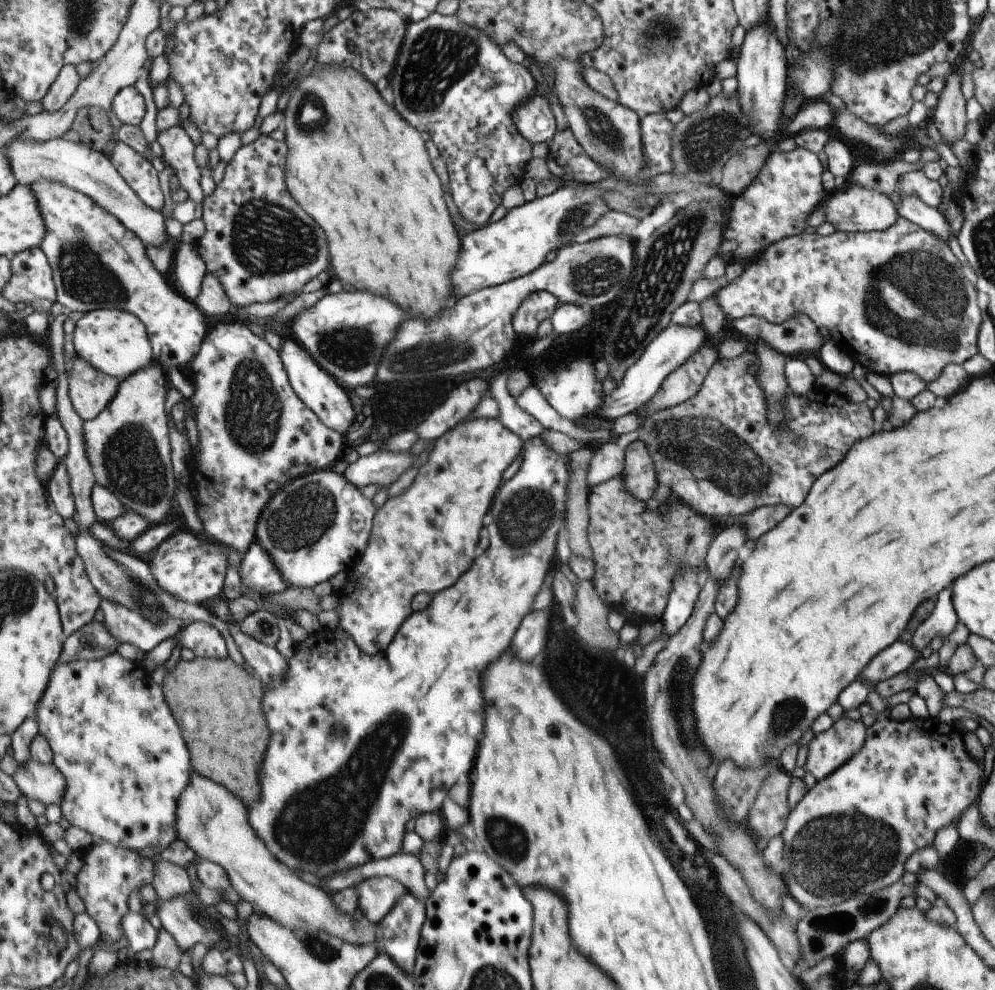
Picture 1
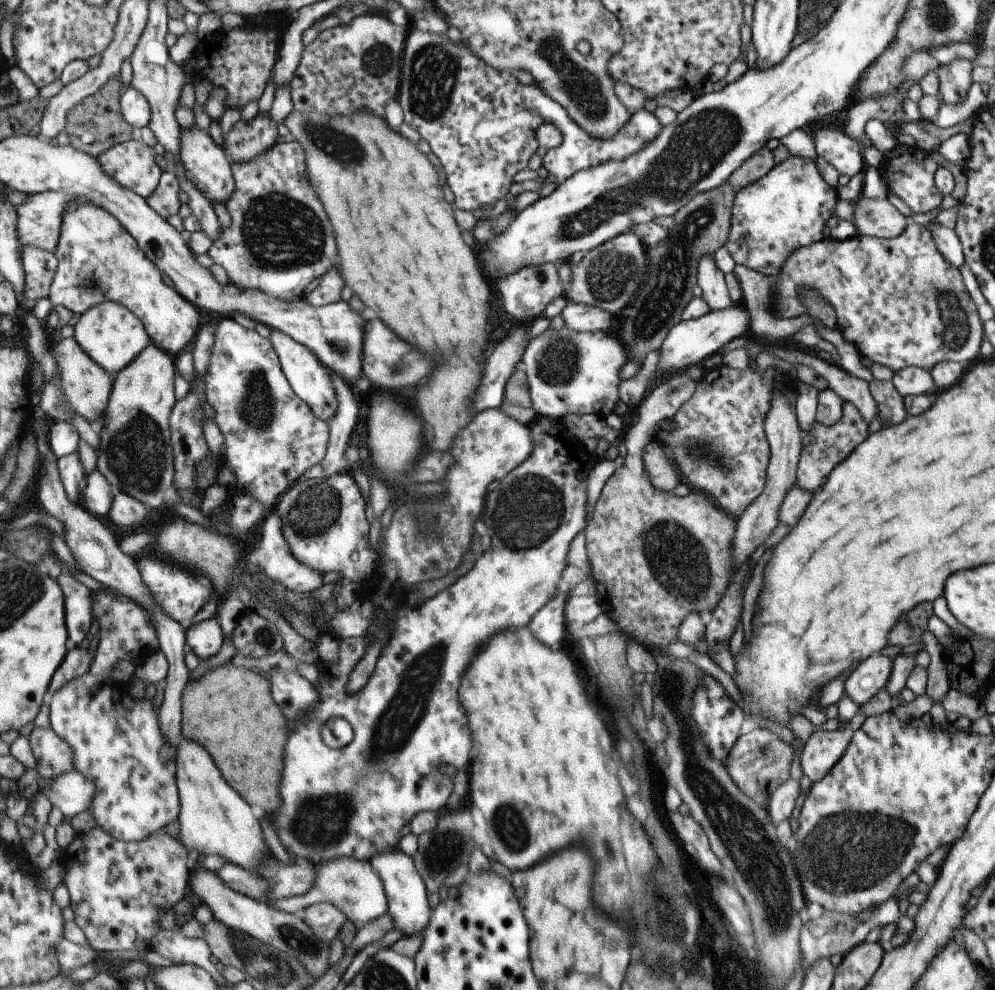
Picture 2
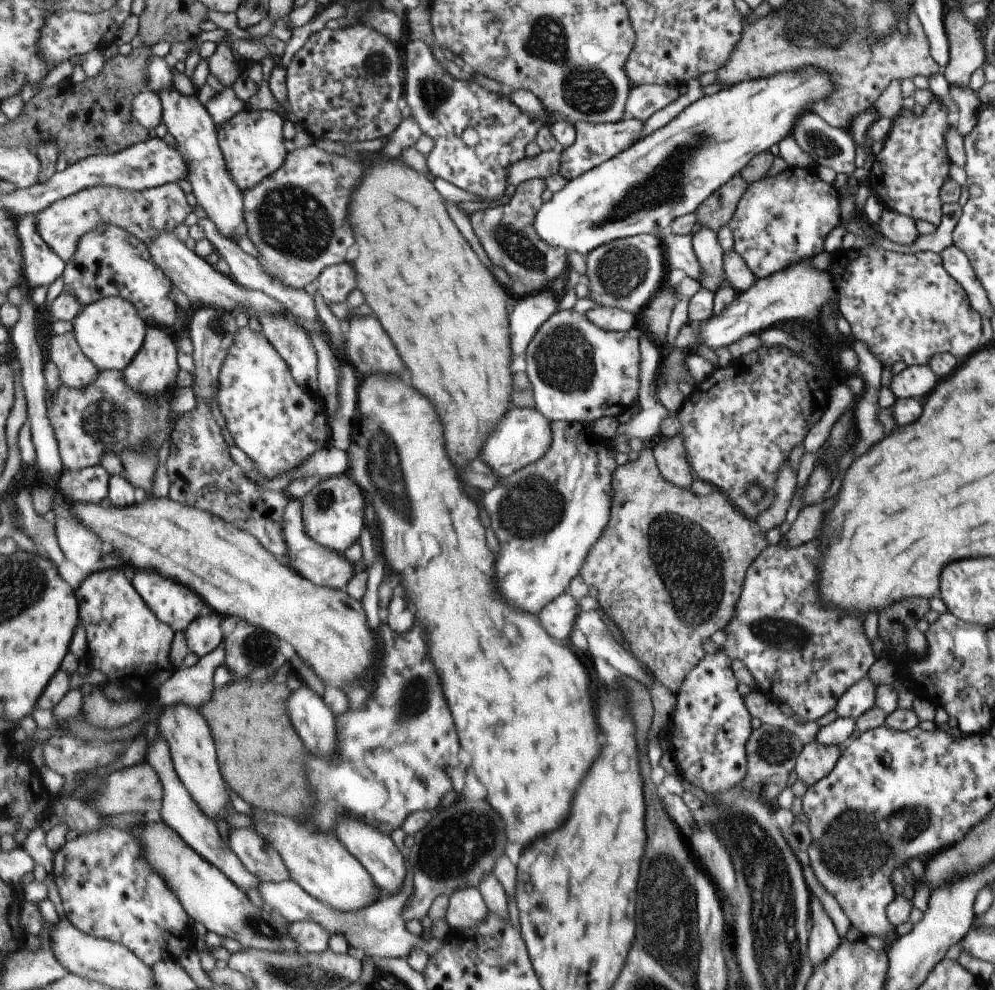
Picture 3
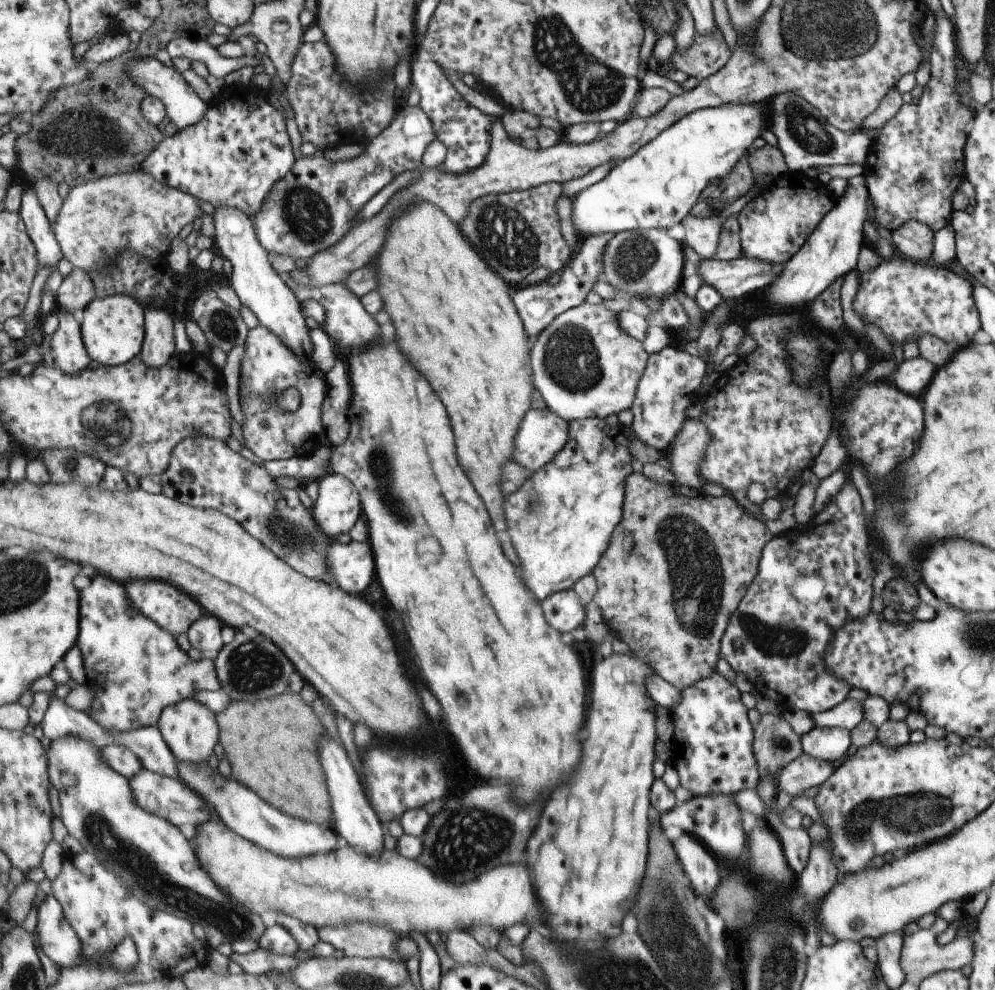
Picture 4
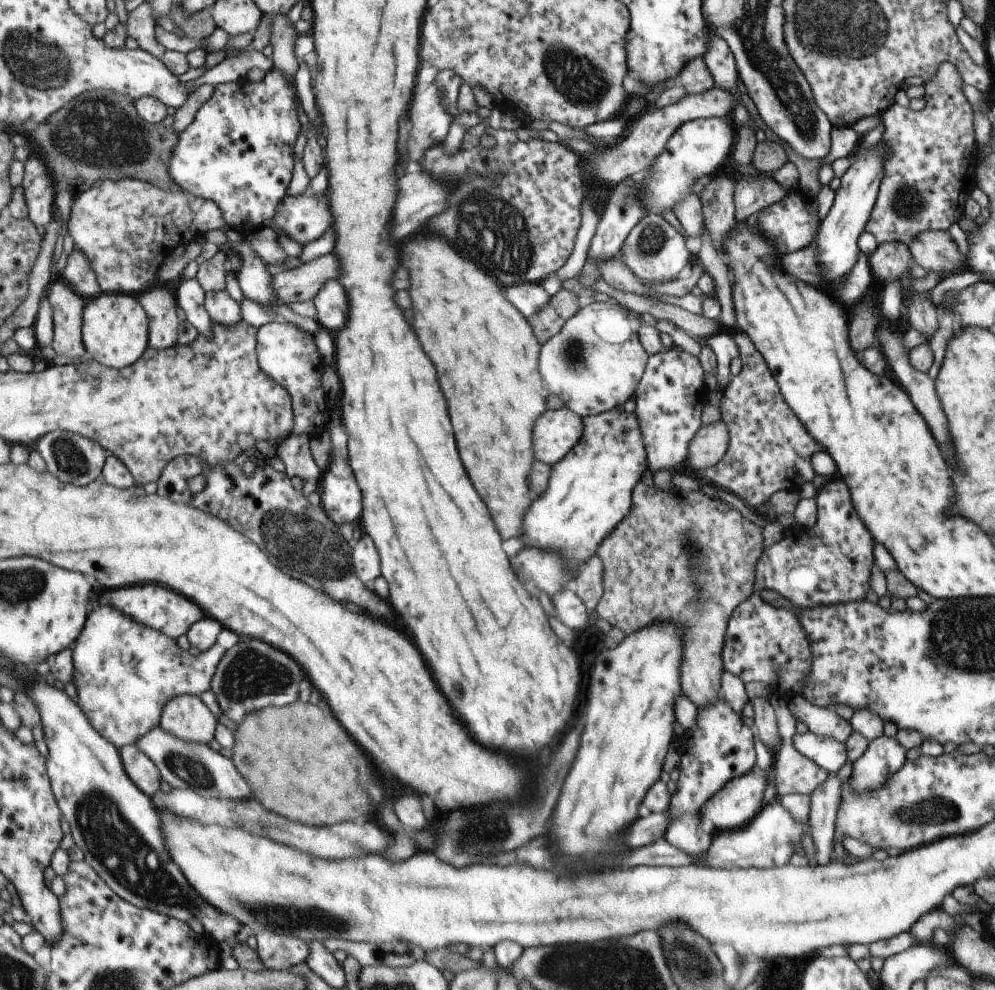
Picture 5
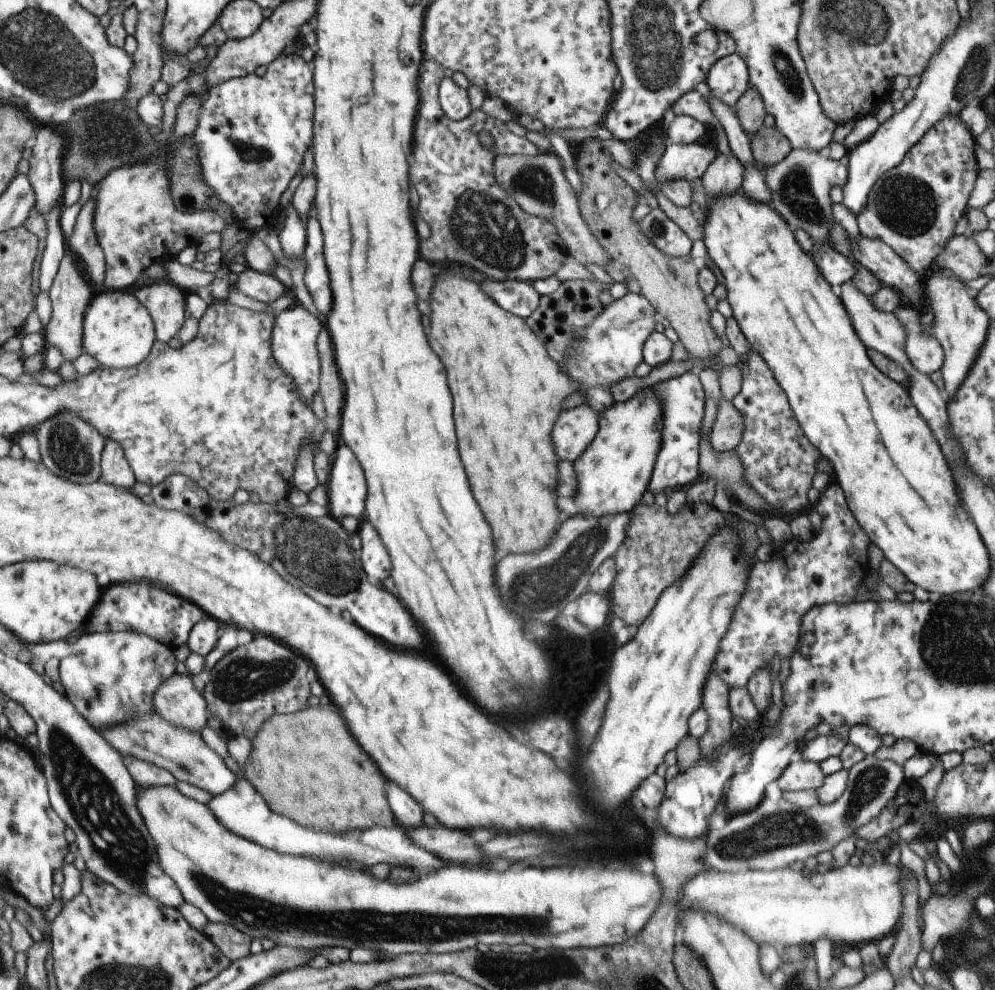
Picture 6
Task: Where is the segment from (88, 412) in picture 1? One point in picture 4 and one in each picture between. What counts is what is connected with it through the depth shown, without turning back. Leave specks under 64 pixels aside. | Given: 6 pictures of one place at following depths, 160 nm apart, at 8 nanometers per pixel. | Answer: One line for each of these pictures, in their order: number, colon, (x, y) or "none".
2: (89, 387)
3: (76, 370)
4: (69, 352)

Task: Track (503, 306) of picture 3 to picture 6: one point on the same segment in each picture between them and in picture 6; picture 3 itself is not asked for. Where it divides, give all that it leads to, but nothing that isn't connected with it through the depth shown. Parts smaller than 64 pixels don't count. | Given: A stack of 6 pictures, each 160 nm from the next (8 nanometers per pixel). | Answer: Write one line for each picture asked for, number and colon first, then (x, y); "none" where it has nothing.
4: (455, 317)
5: (487, 352)
6: (509, 390)

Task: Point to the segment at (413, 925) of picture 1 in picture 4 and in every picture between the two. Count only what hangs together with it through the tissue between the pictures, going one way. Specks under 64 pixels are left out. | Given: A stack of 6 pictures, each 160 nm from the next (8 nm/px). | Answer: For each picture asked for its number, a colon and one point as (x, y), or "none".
2: (407, 892)
3: (374, 848)
4: (356, 822)

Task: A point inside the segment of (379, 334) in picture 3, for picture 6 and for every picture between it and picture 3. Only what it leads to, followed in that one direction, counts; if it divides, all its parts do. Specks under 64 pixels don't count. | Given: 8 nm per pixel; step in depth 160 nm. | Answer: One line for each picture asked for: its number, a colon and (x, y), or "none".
4: (346, 321)
5: (331, 302)
6: (317, 279)

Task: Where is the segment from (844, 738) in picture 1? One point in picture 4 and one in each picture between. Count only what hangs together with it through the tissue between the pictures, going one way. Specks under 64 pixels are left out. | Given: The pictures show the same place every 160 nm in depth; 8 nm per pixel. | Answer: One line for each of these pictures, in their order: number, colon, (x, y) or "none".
2: (823, 748)
3: (814, 761)
4: (796, 776)

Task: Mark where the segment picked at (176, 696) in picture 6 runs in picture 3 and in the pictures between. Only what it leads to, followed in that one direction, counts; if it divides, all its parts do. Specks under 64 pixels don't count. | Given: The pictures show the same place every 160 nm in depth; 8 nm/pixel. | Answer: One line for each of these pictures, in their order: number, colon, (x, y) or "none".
3: (192, 748)
4: (190, 728)
5: (188, 716)

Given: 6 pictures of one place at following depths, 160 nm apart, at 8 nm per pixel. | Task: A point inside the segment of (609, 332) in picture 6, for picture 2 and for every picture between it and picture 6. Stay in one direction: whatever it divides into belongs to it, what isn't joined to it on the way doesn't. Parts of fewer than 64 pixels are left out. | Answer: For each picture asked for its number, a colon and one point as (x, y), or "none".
2: (569, 372)
3: (579, 372)
4: (586, 365)
5: (594, 364)

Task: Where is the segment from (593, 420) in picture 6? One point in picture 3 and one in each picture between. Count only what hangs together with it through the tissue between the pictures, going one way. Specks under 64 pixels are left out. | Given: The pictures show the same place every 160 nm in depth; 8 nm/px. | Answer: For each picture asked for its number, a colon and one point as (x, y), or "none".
3: (527, 435)
4: (545, 434)
5: (558, 431)

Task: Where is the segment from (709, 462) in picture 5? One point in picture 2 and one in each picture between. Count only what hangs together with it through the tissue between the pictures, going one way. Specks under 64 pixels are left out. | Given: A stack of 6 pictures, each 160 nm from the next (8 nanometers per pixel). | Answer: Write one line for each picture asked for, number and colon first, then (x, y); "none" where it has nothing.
2: (662, 475)
3: (669, 453)
4: (684, 454)

